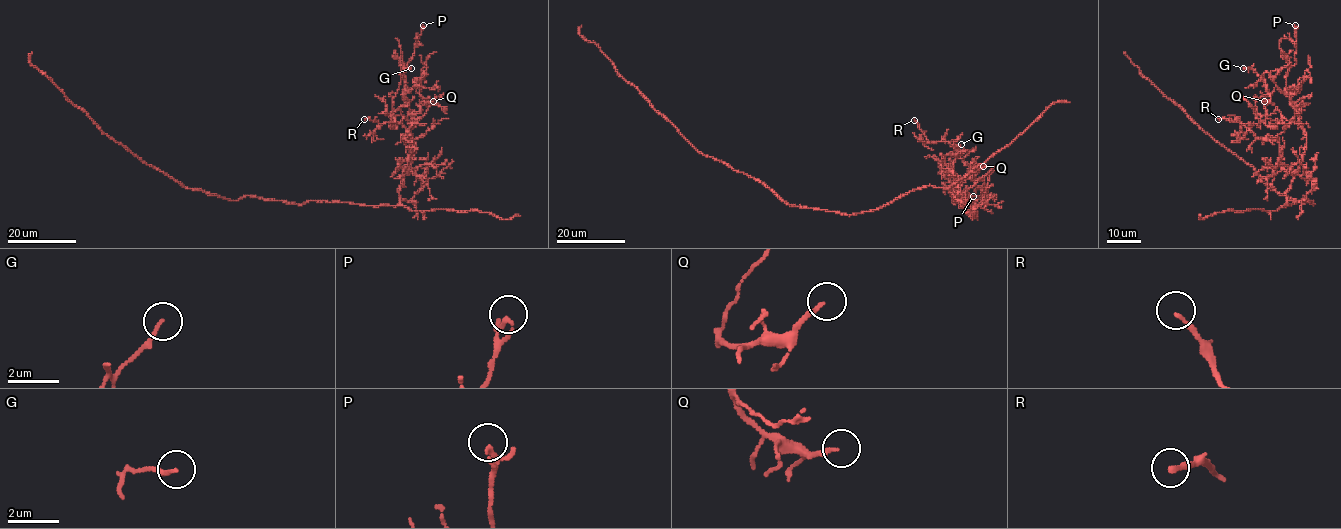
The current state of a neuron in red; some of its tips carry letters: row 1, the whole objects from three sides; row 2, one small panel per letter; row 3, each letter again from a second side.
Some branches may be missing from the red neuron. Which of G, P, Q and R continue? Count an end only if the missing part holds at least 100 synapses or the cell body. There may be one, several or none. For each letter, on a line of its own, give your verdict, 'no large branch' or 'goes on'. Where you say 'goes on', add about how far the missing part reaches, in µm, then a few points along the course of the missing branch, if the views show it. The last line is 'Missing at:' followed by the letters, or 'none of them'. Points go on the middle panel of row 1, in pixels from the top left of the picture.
G: no large branch
P: no large branch
Q: no large branch
R: no large branch
Missing at: none of them

